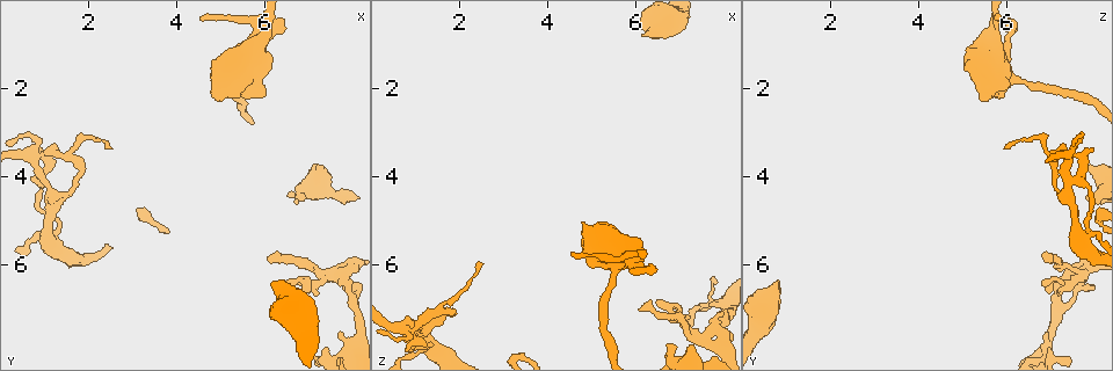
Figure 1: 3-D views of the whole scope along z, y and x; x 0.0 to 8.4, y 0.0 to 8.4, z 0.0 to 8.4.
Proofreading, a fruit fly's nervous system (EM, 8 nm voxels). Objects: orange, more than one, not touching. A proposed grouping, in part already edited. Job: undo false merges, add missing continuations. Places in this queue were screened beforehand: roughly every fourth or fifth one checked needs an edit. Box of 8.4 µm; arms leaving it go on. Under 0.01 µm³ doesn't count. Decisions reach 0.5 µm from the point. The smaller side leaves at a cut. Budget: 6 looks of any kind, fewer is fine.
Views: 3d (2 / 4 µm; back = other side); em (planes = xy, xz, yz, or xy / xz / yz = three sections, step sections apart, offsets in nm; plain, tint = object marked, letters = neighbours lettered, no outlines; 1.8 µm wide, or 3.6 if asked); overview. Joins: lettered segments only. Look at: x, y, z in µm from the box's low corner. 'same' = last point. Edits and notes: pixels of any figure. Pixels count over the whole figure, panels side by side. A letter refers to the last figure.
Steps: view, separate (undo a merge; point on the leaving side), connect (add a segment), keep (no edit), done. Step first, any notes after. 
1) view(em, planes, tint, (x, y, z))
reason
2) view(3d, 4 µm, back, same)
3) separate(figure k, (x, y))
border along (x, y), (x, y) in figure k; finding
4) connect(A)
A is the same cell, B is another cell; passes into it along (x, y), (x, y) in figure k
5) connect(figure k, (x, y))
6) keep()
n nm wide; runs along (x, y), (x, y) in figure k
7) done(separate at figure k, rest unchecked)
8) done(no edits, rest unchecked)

view(3d, 2 µm, (6.85, 4.50, 7.85))
an open end

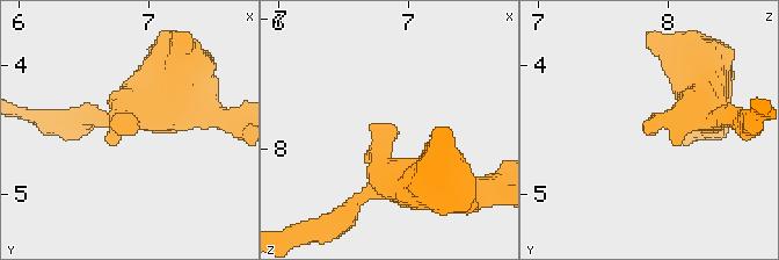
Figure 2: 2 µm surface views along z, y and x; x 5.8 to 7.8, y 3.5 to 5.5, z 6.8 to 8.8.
view(em, planes, letters, (6.84, 4.48, 7.80))

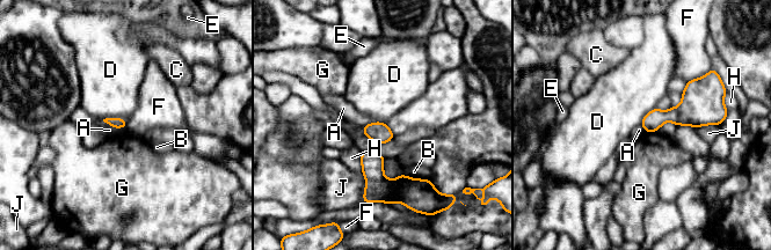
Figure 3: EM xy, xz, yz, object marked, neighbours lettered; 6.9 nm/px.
keep()
A, B, C, D, E, F, G, H and J are other cells; border along (102, 119), (124, 118), (126, 120) in figure 3; none of them fits

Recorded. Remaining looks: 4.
view(3d, 4 µm, (0.75, 3.65, 7.45))
a fork

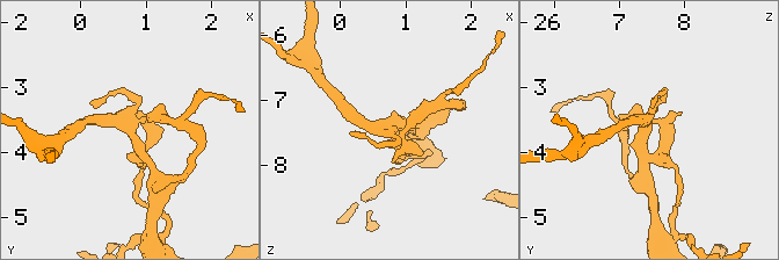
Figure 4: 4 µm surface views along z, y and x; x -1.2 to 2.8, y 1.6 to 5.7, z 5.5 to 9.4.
view(em, xy, step 8, tint, (0.75, 3.65, 7.40))

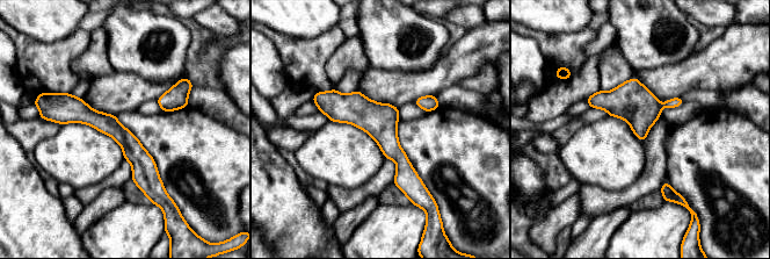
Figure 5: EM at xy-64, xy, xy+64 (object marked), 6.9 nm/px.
view(em, planes, letters, same)

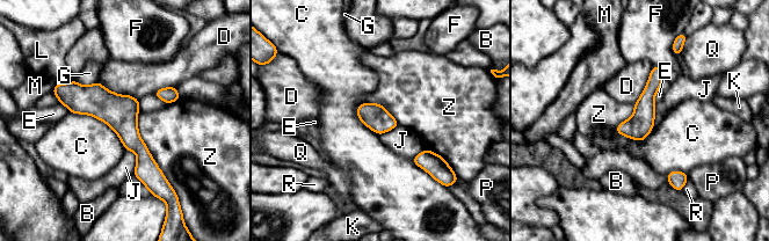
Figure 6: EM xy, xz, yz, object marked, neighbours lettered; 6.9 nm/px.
keep()
B, C, D, E, F, G, J, K, L, M, P, Q, R and Z are other cells; all the same cell

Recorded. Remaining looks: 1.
view(em, planes, letters, (6.20, 6.35, 0.80))
an open end

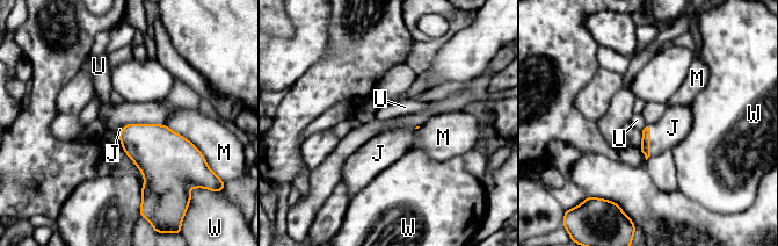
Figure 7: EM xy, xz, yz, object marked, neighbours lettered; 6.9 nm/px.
connect(figure 7, (673, 128))
J is the same cell, M, U and W are other cells; passes into it along (645, 146), (649, 140), (673, 128) in figure 7; it goes on there

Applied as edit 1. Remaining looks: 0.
done(connect at figure 7, rest unchecked)

